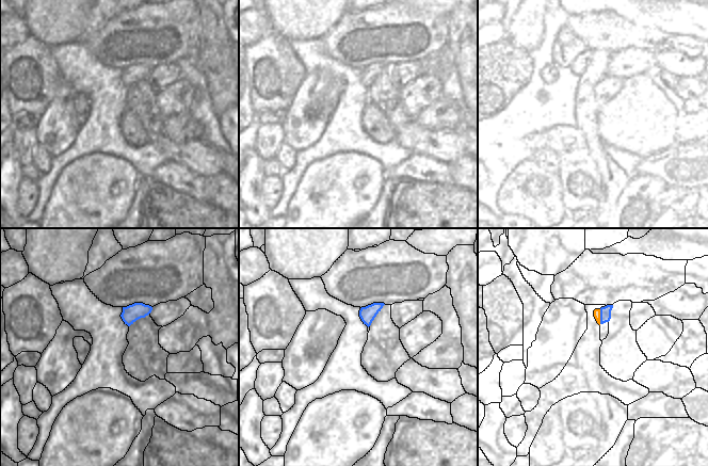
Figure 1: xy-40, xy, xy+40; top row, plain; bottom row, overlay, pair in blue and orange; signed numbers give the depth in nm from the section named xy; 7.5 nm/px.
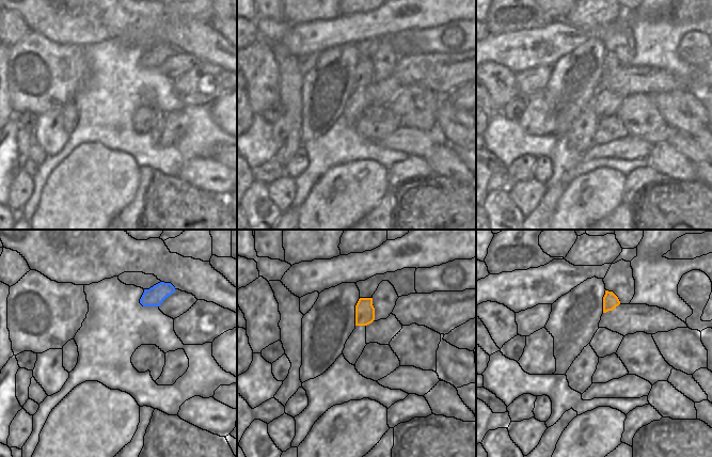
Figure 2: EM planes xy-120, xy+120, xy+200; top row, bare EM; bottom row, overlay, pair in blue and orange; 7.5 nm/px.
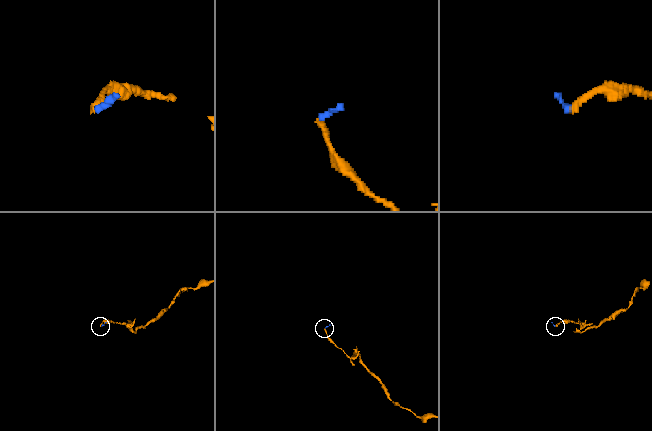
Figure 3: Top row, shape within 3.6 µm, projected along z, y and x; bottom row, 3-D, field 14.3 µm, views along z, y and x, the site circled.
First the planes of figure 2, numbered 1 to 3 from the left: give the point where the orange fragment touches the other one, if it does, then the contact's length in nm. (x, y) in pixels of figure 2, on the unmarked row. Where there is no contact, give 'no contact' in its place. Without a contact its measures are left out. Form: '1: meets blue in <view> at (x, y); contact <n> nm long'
1: no contact
2: no contact
3: no contact

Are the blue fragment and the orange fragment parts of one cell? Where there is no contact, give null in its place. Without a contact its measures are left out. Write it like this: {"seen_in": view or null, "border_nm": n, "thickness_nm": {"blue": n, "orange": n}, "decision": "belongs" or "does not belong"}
{"seen_in": "xy+40", "border_nm": 110, "thickness_nm": {"blue": 80, "orange": 50}, "decision": "does not belong"}

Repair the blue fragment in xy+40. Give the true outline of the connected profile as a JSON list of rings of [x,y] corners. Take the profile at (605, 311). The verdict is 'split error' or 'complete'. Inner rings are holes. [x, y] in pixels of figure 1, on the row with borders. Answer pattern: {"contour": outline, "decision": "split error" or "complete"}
{"contour": [[[607,305],[600,308],[600,340],[607,338],[609,334],[609,321],[611,319],[611,310],[613,305]]], "decision": "split error"}

